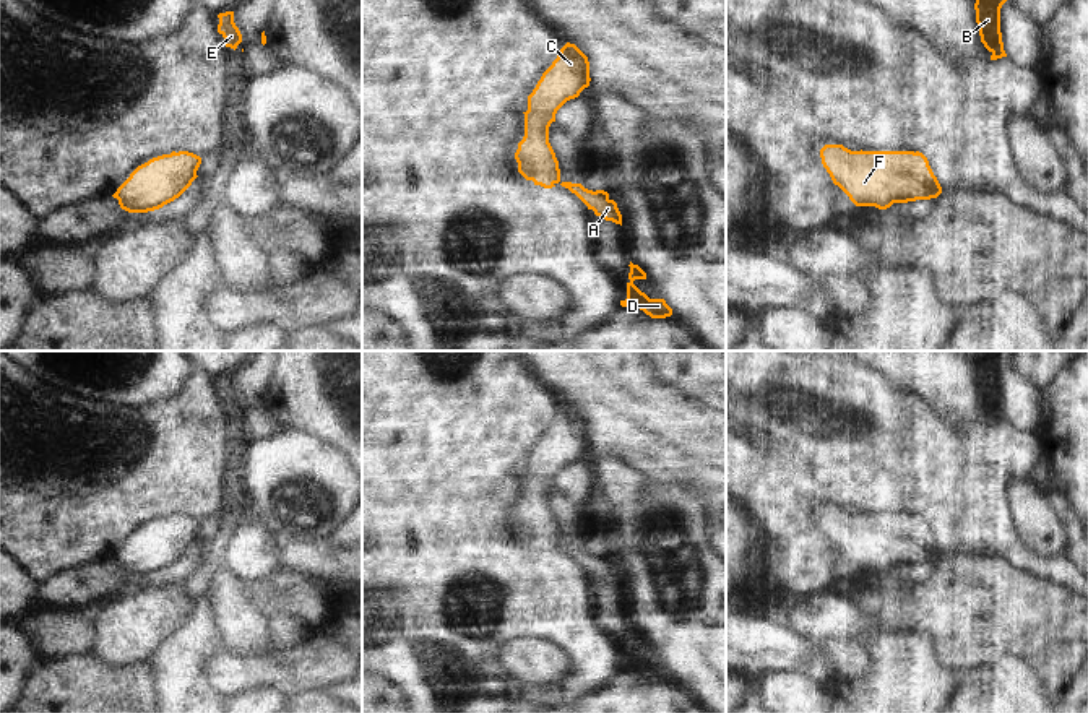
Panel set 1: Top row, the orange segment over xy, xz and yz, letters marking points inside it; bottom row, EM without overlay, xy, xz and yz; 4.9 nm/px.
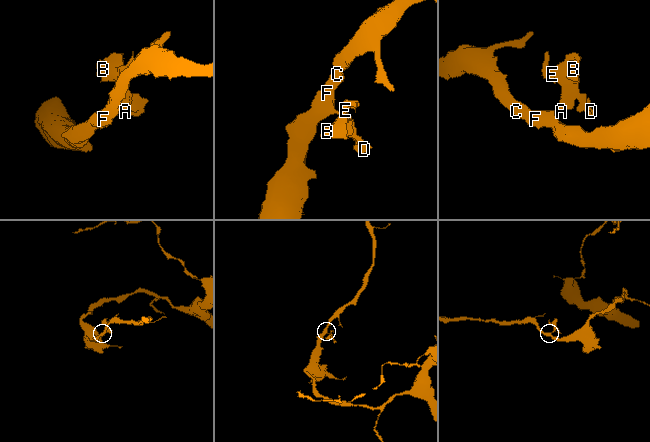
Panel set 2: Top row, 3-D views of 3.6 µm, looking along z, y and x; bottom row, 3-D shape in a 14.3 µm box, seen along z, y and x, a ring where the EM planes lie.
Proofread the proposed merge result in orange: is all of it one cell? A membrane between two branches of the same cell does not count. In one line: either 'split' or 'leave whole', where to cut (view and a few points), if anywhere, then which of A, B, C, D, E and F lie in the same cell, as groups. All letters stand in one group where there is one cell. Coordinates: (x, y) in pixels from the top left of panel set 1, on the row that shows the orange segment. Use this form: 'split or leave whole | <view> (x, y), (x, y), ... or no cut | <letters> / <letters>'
leave whole | no cut | A B C D E F

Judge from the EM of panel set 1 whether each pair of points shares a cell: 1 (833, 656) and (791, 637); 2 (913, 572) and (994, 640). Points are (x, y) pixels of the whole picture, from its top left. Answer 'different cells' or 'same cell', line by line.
1: different cells
2: different cells

